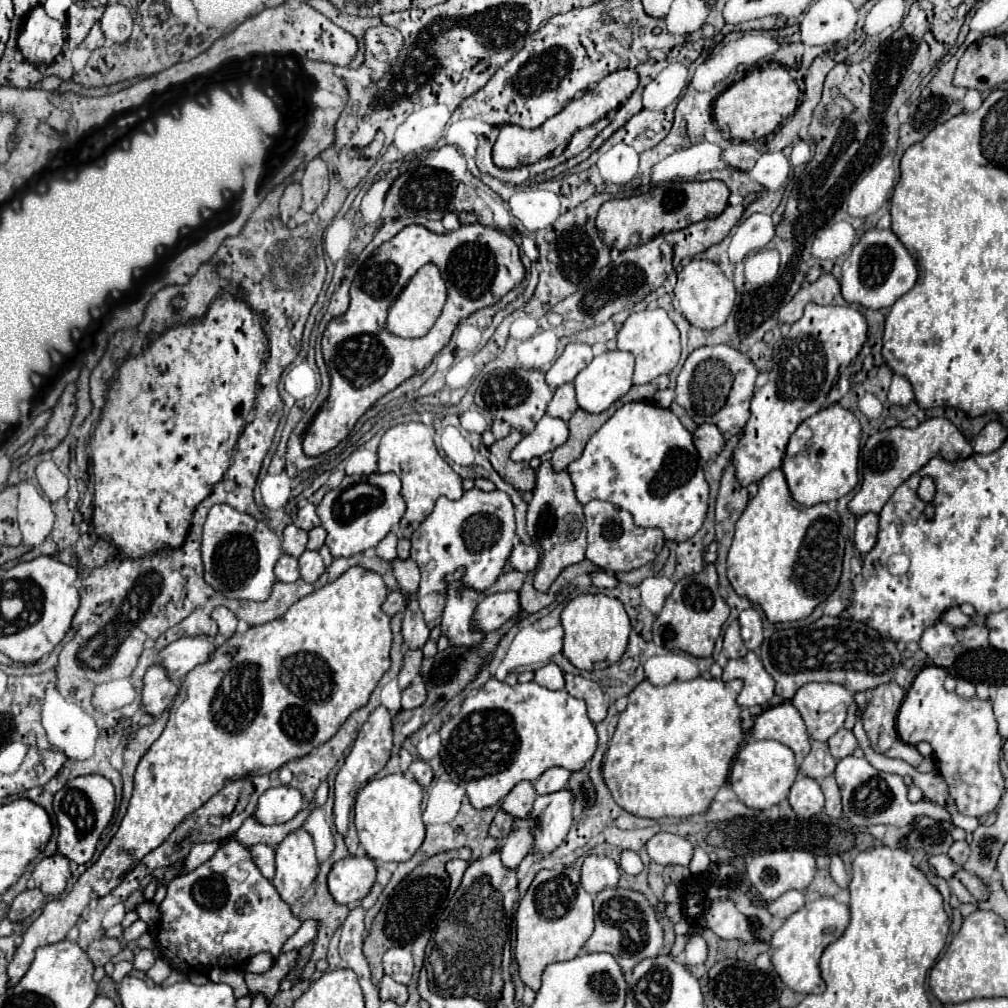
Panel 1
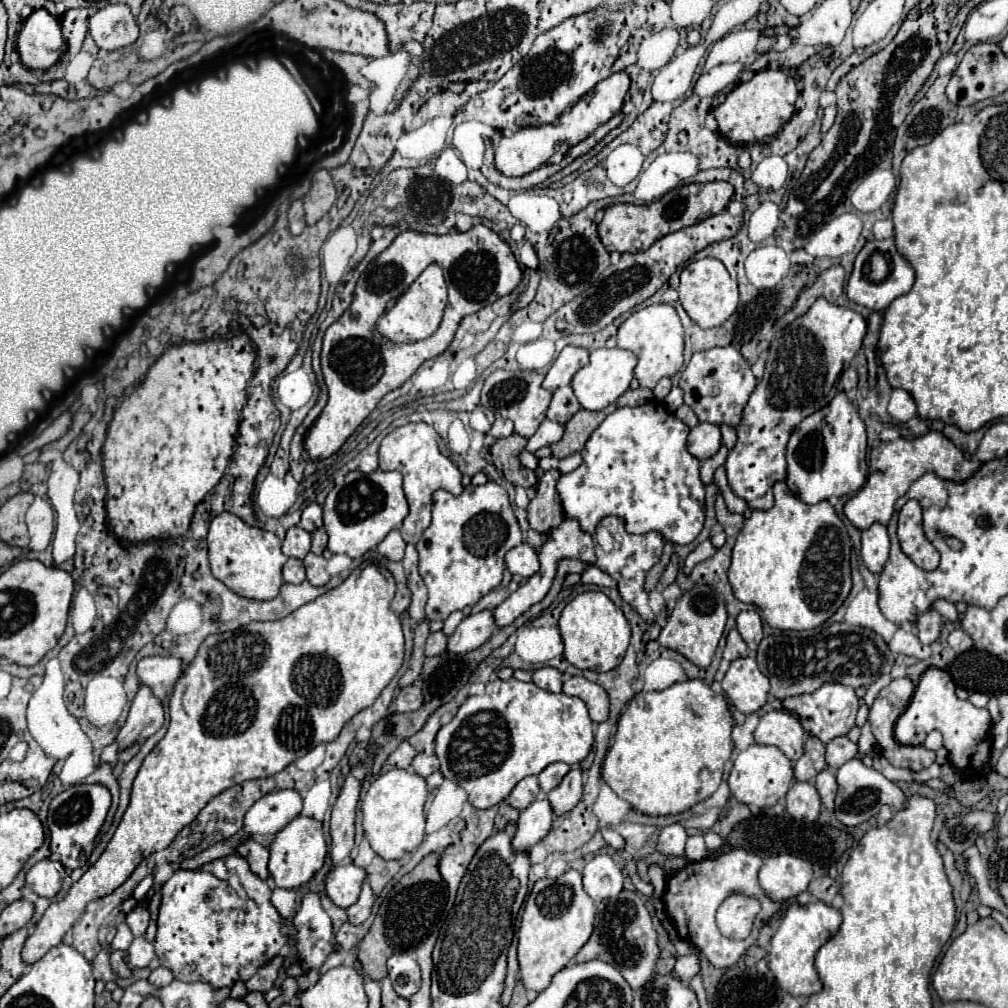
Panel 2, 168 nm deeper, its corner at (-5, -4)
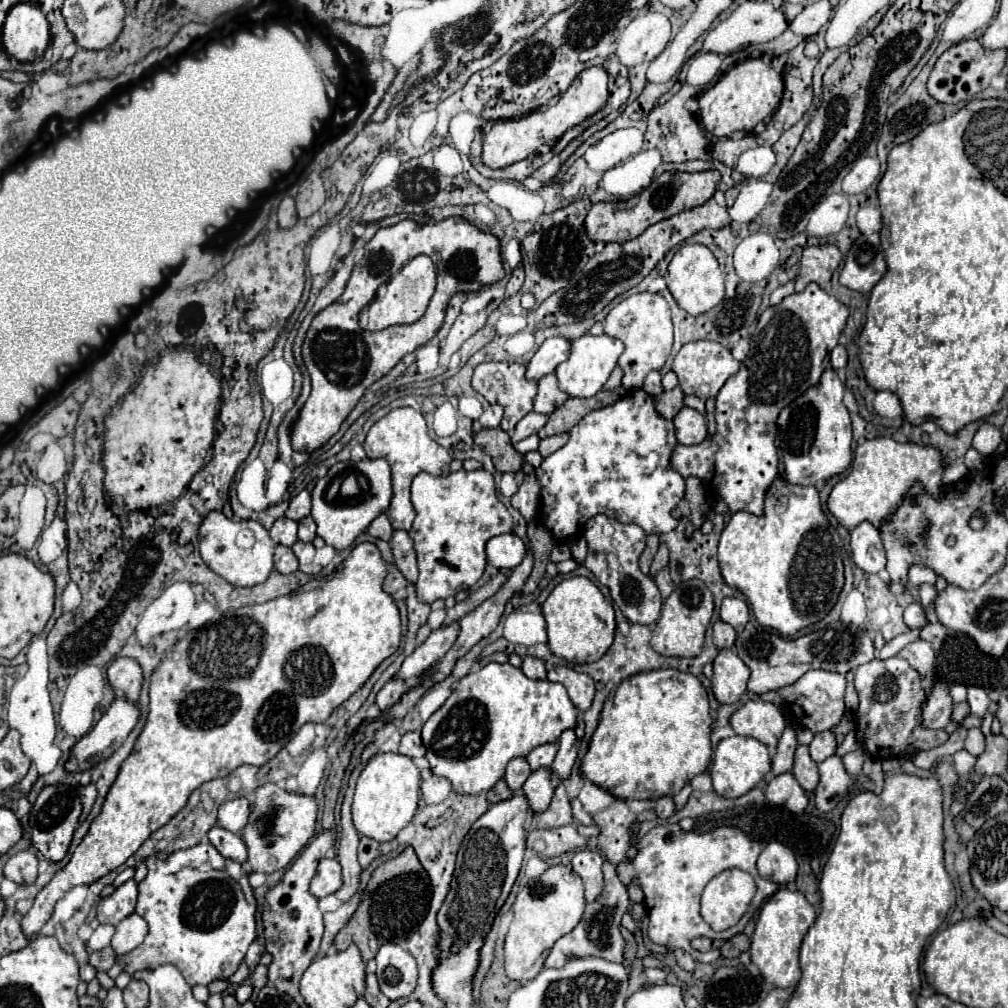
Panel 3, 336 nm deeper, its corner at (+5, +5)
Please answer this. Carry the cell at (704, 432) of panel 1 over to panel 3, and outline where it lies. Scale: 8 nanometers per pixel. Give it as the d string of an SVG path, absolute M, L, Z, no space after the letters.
M684 406L674 418L674 426L676 426L676 438L684 446L700 444L706 438L706 418L692 408Z

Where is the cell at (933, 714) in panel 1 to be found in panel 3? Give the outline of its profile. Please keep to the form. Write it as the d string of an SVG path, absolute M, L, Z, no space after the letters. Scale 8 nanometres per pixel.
M958 702L958 704L954 704L954 708L952 708L952 722L956 722L956 724L960 724L966 716L970 714L970 706L968 706L968 702Z

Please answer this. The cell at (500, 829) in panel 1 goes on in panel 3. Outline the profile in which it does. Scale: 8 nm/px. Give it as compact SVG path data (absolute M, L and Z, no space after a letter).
M498 780L498 782L494 784L494 788L488 790L488 802L490 802L490 804L508 800L510 796L512 796L512 792L510 792L510 788L504 784L504 780Z

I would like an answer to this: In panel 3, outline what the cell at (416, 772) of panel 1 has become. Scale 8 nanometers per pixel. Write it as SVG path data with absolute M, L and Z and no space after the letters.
M408 732L408 734L404 734L398 752L404 754L404 756L410 756L410 758L422 758L426 754L426 748L422 744L420 732Z

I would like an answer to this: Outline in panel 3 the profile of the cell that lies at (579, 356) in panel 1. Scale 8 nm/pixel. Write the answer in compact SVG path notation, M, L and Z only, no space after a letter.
M556 336L556 338L548 338L544 340L544 344L536 350L534 358L528 364L526 376L530 380L540 380L546 374L552 374L556 370L556 366L564 360L568 360L570 356L570 340Z

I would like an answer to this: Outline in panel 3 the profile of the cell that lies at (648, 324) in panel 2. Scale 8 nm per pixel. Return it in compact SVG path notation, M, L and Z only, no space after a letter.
M634 294L620 304L616 304L606 320L604 320L604 334L614 336L624 342L624 352L618 358L618 366L624 370L622 384L626 390L638 390L650 370L660 370L670 356L673 346L673 324L670 320L668 302L660 294Z

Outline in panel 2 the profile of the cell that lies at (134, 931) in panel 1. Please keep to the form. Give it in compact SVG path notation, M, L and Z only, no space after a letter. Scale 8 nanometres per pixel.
M138 903L130 913L126 913L126 925L130 927L134 937L140 937L146 933L146 927L150 923L150 911L144 903Z

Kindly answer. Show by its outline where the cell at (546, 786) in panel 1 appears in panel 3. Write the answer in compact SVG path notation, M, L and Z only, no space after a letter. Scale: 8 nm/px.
M542 744L542 746L534 748L534 750L526 756L526 760L528 760L528 764L530 764L532 770L548 768L548 766L552 764L556 752L558 752L558 746L556 746L556 744Z

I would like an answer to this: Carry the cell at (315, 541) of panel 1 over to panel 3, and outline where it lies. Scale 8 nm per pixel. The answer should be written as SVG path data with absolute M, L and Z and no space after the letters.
M306 516L304 520L298 522L298 540L302 542L312 542L316 538L316 524L312 516Z

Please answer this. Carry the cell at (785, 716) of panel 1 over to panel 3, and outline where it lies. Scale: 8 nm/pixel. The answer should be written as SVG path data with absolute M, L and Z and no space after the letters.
M750 700L732 714L730 726L734 728L736 734L752 736L766 744L770 750L774 750L786 728L786 720L774 704Z

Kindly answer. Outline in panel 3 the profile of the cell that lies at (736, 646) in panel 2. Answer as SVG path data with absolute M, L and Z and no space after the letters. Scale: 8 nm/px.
M718 620L718 622L714 624L714 644L716 644L716 648L718 648L718 650L722 650L722 648L732 648L734 642L736 642L736 632L734 632L734 628L732 628L730 624Z

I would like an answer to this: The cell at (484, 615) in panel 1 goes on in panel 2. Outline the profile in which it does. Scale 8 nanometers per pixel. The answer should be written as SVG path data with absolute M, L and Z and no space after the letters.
M480 611L476 615L468 615L462 619L458 629L448 637L450 653L468 653L484 645L492 633L496 631L492 611Z

